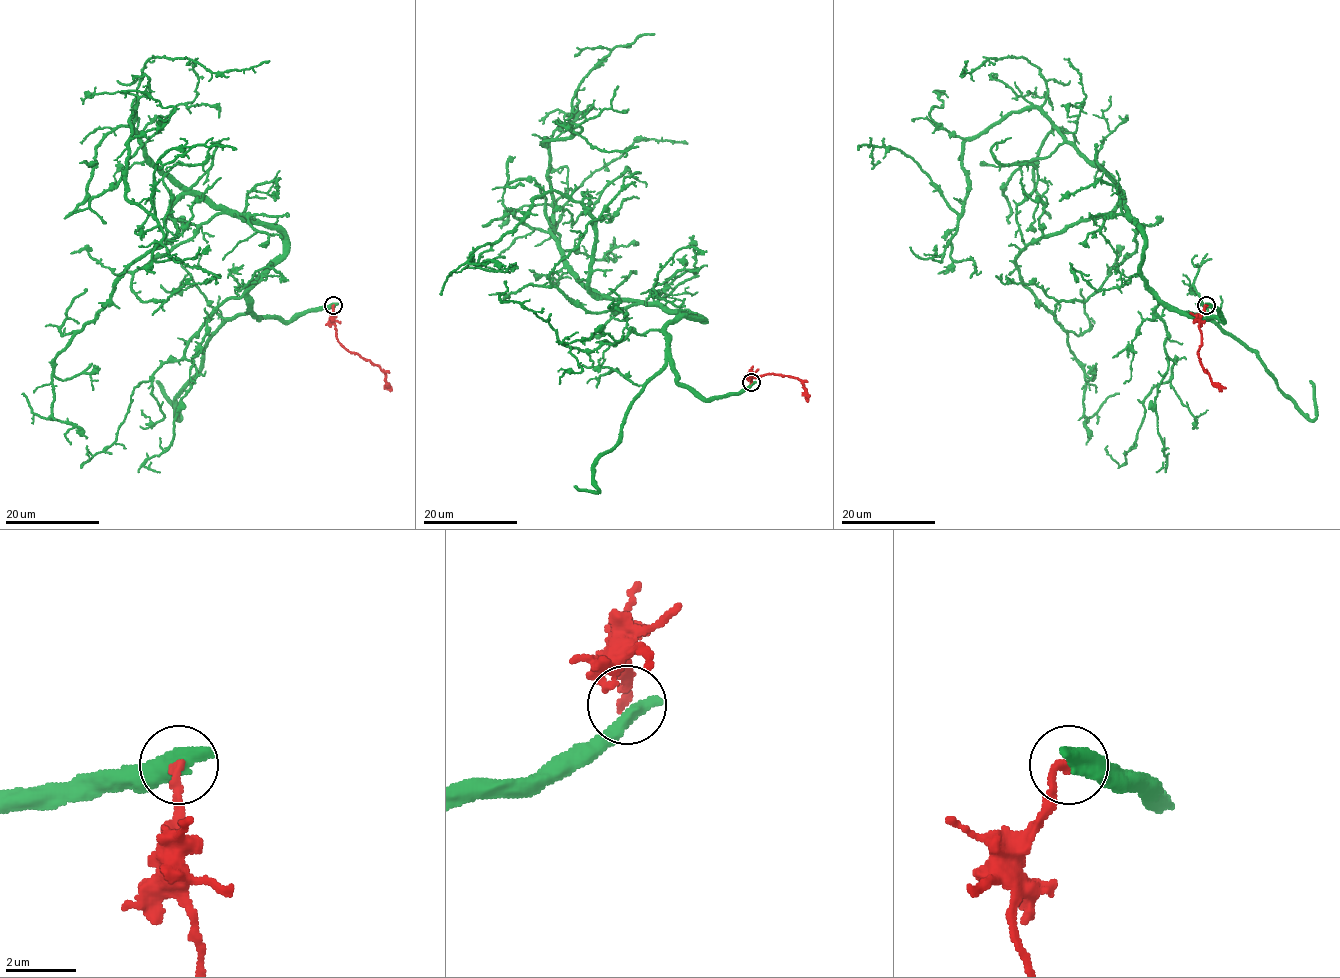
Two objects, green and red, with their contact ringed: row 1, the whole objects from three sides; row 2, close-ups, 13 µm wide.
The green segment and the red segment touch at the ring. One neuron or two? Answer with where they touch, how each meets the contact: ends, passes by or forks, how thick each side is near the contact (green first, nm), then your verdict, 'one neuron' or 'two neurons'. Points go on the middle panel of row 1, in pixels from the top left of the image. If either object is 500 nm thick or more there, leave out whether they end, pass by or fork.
at (751, 382); 550 nm thick on the green side, 240 nm on the other; two neurons

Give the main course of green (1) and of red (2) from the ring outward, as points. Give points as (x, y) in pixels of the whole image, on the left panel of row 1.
1: (333, 305), (259, 318), (283, 235), (186, 194), (135, 109), (126, 197), (154, 214), (168, 150), (236, 149)
2: (333, 305), (336, 339), (352, 352), (376, 364), (385, 373), (389, 388)

